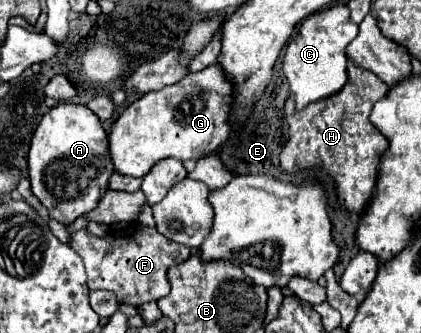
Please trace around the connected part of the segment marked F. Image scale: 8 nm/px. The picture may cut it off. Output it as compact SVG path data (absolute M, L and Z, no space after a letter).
M140 222L128 224L126 228L118 230L118 232L108 232L106 236L98 238L94 234L90 234L88 230L78 230L72 232L72 240L70 246L74 246L74 250L78 252L78 256L82 258L84 266L86 266L86 284L90 290L112 290L118 296L118 304L130 304L130 306L140 306L146 304L150 300L160 300L170 292L170 282L168 282L168 268L174 264L180 264L182 260L186 260L192 252L190 248L182 246L182 244L174 244L172 240L168 240L166 236L162 236L156 228L144 226Z

